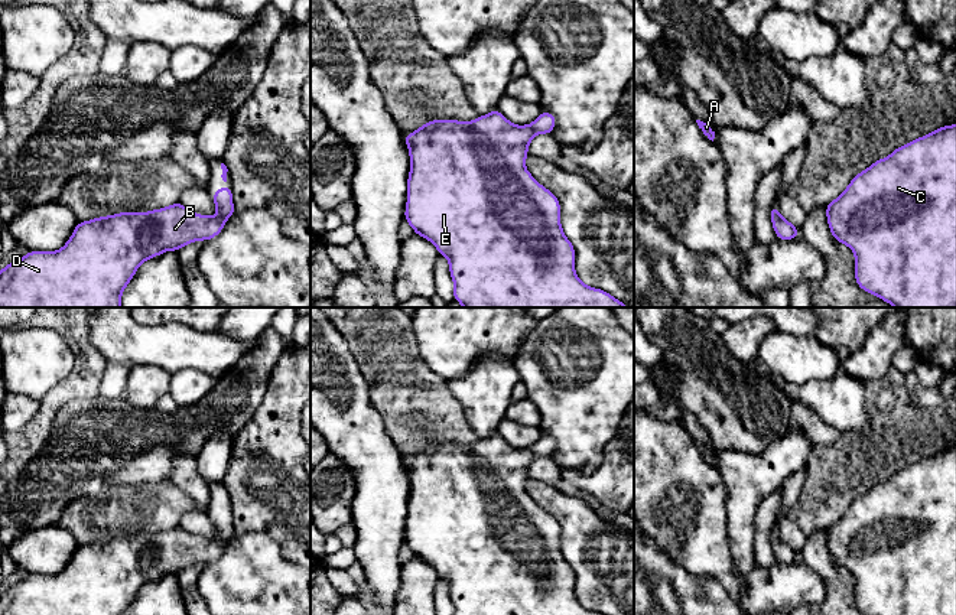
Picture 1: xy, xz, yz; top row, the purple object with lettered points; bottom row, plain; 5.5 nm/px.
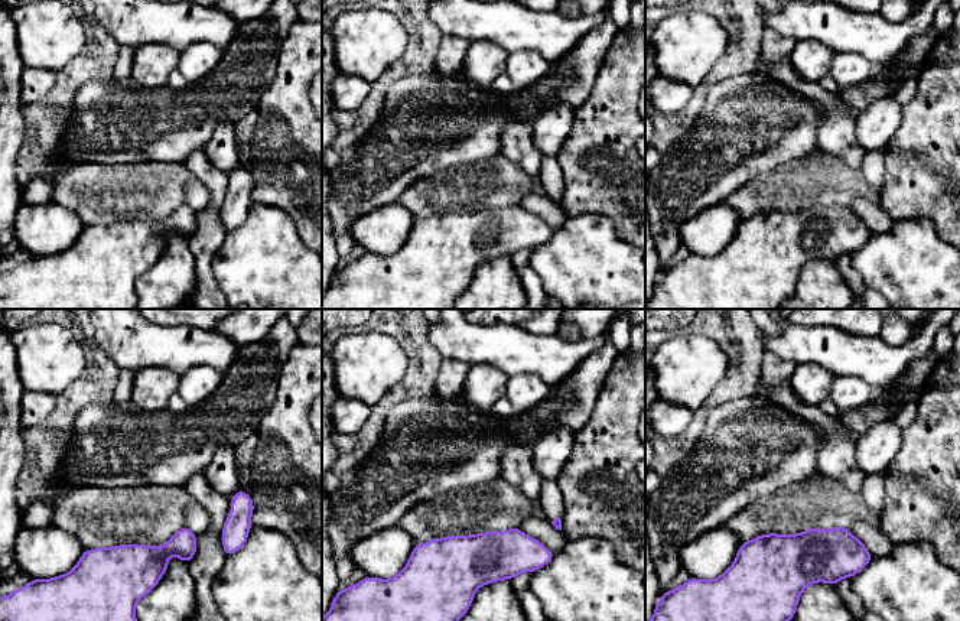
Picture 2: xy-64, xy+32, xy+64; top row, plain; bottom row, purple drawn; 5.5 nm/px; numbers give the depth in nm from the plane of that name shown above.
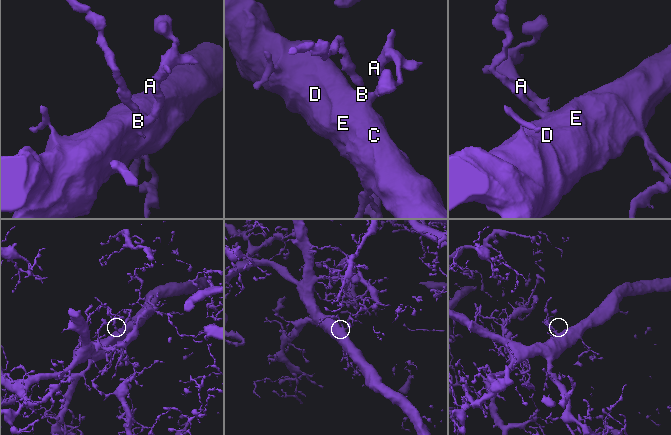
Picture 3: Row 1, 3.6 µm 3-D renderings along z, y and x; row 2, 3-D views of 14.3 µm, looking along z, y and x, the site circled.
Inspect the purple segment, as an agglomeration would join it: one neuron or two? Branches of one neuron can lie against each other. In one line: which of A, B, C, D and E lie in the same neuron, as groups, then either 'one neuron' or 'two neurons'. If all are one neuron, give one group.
groups A B C D E; one neuron

